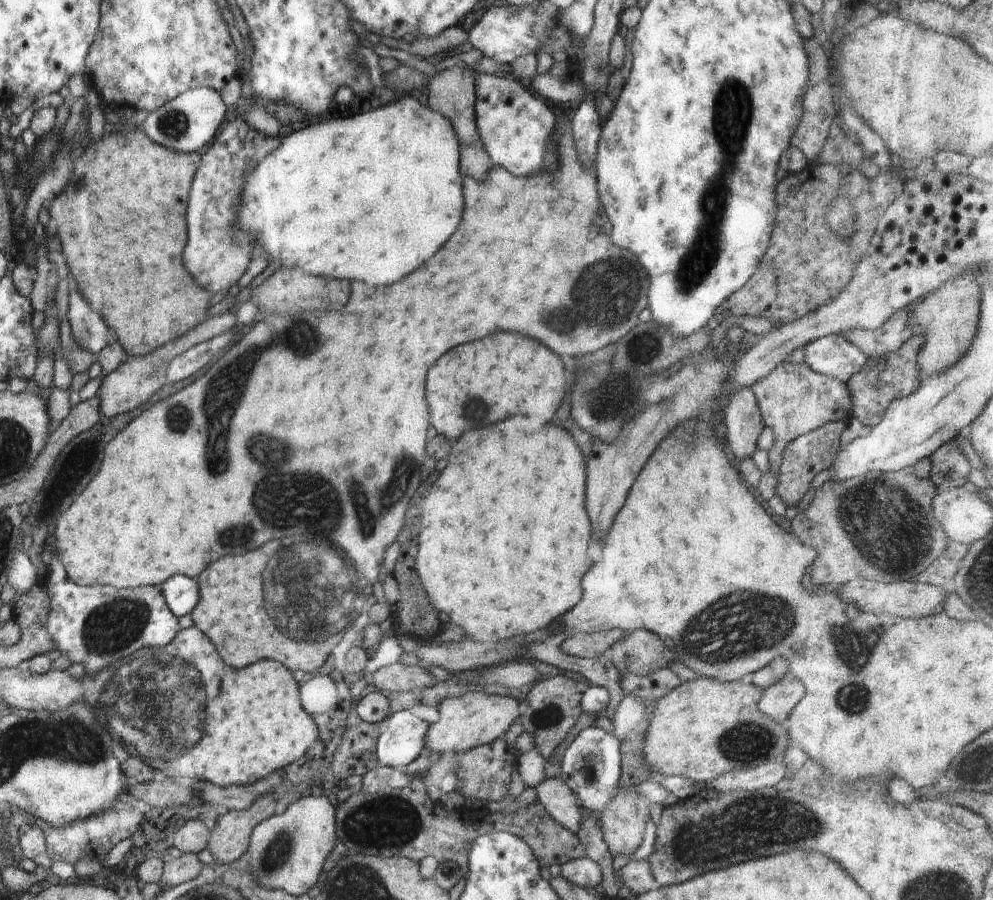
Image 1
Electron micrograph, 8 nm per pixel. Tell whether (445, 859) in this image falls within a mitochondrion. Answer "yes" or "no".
no

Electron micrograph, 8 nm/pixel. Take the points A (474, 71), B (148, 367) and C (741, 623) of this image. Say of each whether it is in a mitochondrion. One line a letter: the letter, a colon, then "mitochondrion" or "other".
A: other
B: other
C: mitochondrion

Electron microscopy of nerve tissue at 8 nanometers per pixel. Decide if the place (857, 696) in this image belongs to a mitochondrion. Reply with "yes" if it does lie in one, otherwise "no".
yes

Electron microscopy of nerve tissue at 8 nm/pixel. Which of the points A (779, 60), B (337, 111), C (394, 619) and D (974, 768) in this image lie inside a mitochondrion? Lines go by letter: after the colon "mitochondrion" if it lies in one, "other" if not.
A: other
B: other
C: other
D: mitochondrion

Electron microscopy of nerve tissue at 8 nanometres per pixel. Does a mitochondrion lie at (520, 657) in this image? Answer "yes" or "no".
no

